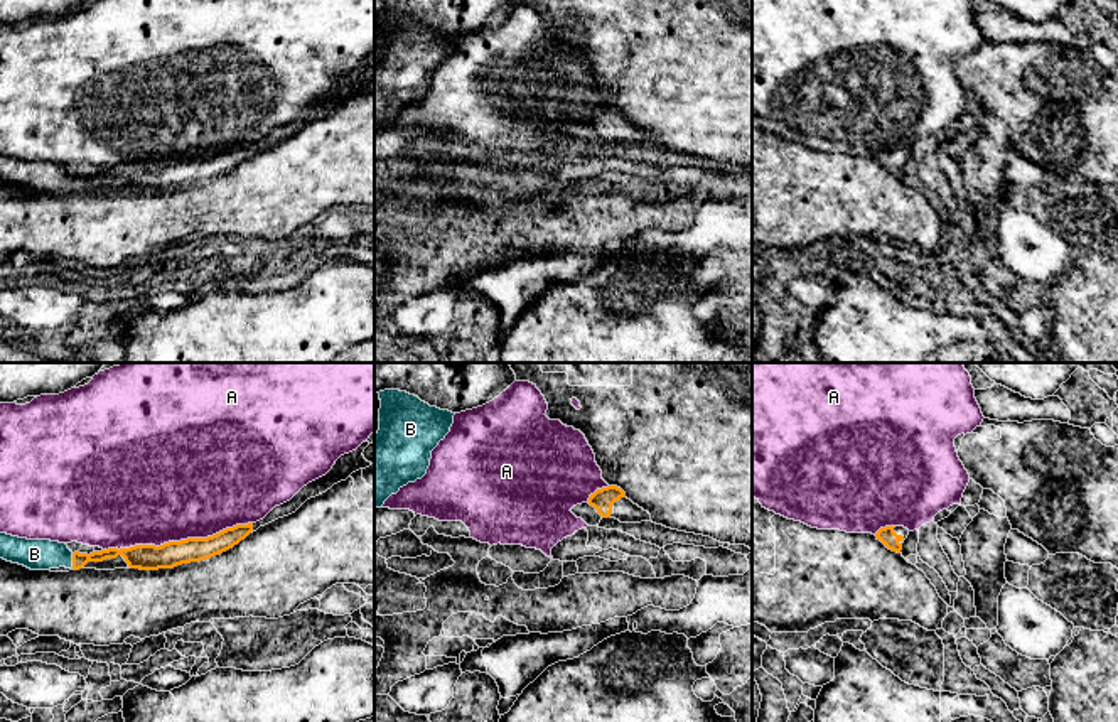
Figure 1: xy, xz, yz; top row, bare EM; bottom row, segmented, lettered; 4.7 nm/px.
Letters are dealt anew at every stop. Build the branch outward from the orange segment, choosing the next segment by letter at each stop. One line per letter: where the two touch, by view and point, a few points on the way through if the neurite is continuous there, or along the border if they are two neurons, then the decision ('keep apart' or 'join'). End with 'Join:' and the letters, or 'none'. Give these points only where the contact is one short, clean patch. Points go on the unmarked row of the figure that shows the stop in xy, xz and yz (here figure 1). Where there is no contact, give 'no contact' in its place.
A: contact xy (177, 164); keep apart
B: contact xy (73, 183); way xy (80, 183), (73, 183), (61, 177), (34, 176); join
Join: B

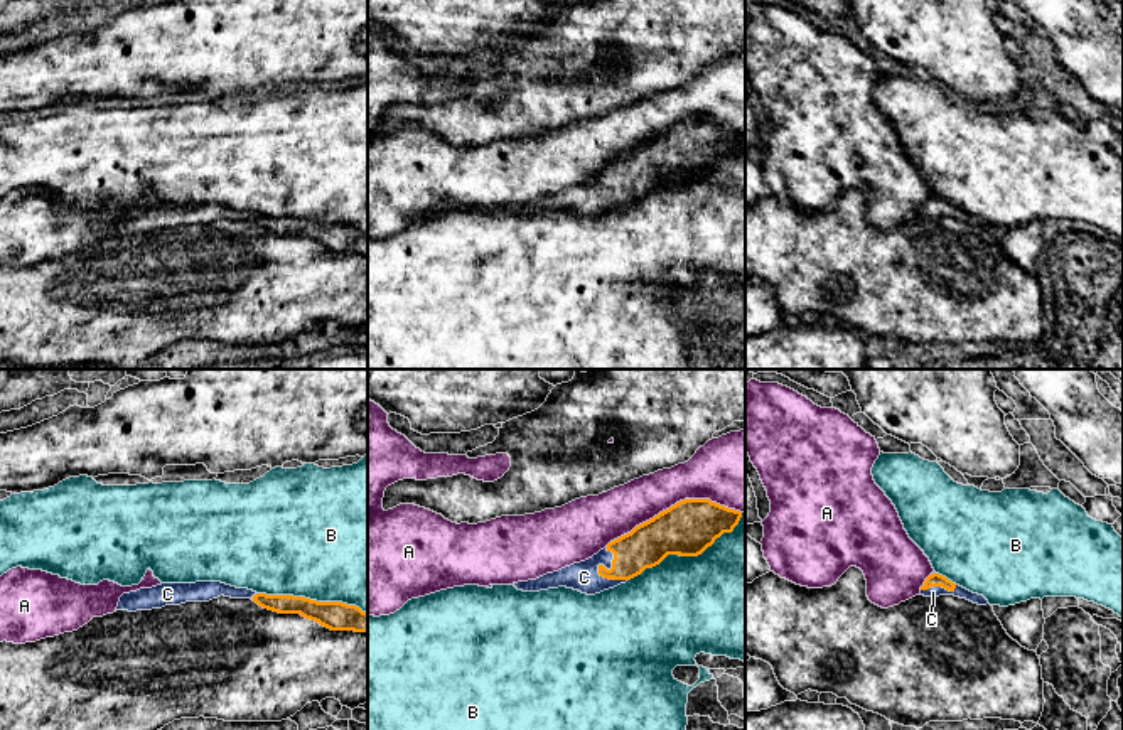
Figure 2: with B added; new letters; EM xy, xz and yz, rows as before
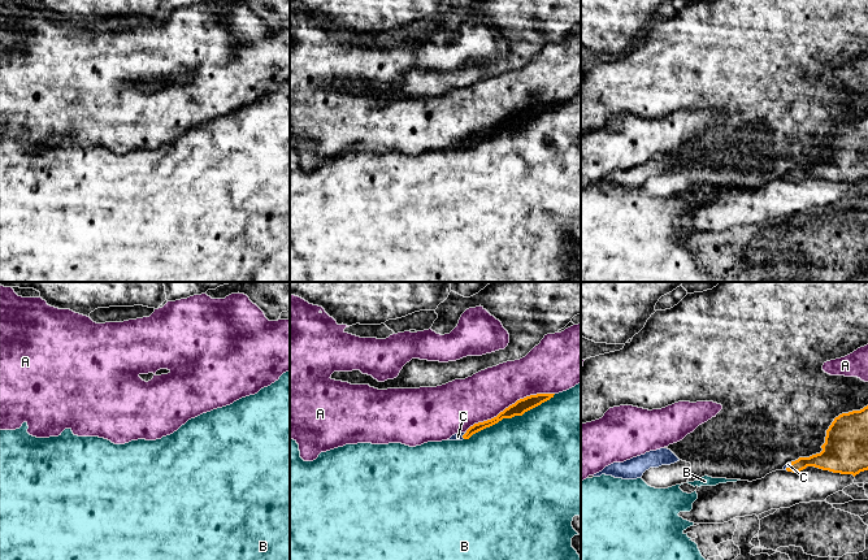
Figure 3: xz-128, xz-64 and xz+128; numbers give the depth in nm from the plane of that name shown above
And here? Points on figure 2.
A: contact xz (675, 127); keep apart
B: contact xz (688, 177); keep apart
C: contact xz (599, 191); join
Join: C

